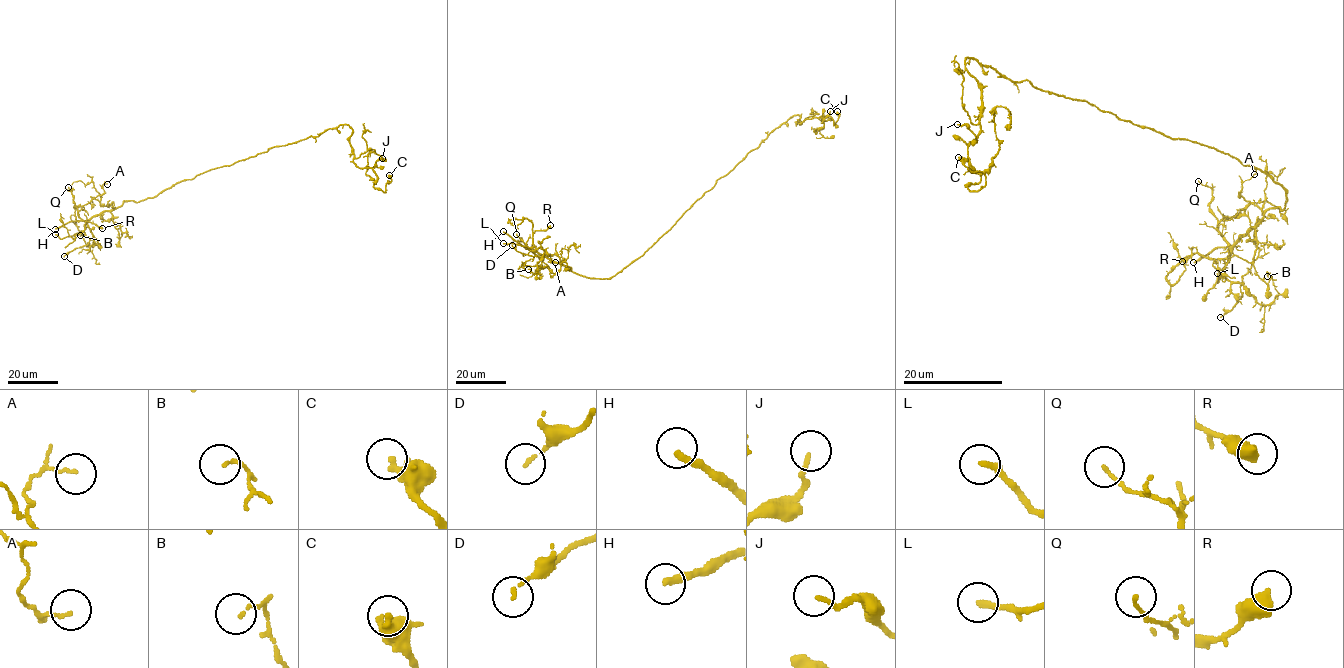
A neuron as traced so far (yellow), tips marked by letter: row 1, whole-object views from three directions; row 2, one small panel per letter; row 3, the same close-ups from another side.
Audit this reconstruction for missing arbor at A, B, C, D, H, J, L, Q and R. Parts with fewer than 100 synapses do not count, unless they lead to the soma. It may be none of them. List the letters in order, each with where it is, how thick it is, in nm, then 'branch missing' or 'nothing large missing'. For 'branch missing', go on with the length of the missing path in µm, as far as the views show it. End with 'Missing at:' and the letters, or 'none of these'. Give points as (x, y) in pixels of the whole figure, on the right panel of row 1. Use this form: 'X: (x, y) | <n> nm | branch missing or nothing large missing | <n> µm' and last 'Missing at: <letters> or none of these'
A: (1254, 174) | 90 nm | nothing large missing
B: (1267, 276) | 100 nm | nothing large missing
C: (958, 157) | 360 nm | nothing large missing
D: (1220, 317) | 120 nm | nothing large missing
H: (1193, 262) | 300 nm | branch missing | 70 µm
J: (957, 124) | 140 nm | nothing large missing
L: (1217, 273) | 240 nm | nothing large missing
Q: (1198, 181) | 120 nm | nothing large missing
R: (1182, 261) | 550 nm | nothing large missing
Missing at: H

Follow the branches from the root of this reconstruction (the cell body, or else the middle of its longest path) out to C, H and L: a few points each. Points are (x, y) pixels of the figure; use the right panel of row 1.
C: (1152, 129), (967, 58), (981, 100), (968, 147), (980, 177), (968, 188), (979, 190), (984, 174), (958, 157)
H: (1152, 129), (1229, 153), (1264, 171), (1286, 192), (1281, 210), (1269, 209), (1234, 245), (1215, 247), (1193, 262)
L: (1152, 129), (1229, 153), (1264, 171), (1286, 192), (1286, 205), (1269, 209), (1230, 250), (1218, 282), (1217, 273)

